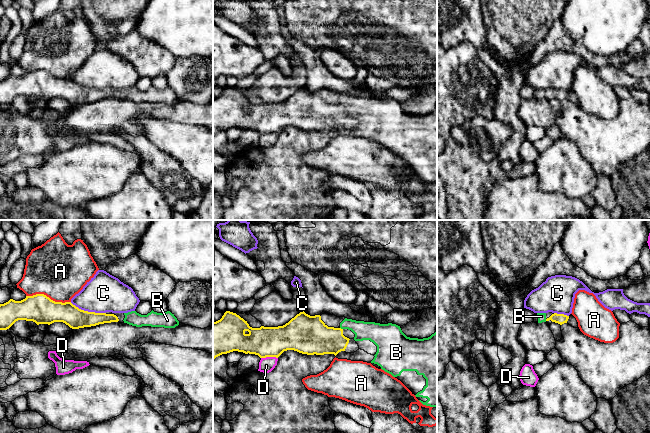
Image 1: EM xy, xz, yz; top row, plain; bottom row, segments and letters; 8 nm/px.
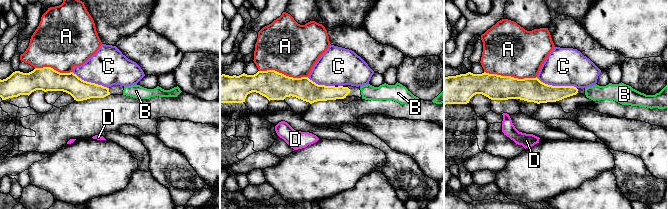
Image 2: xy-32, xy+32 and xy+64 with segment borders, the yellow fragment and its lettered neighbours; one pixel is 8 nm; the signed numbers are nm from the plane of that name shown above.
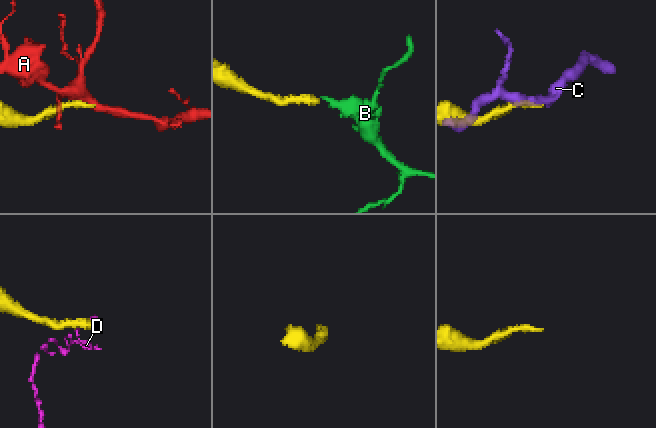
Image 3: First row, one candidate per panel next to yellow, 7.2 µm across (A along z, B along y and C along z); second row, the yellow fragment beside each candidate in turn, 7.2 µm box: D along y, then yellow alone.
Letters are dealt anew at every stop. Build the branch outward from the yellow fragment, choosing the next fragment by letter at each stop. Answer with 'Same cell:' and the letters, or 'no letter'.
Same cell: B

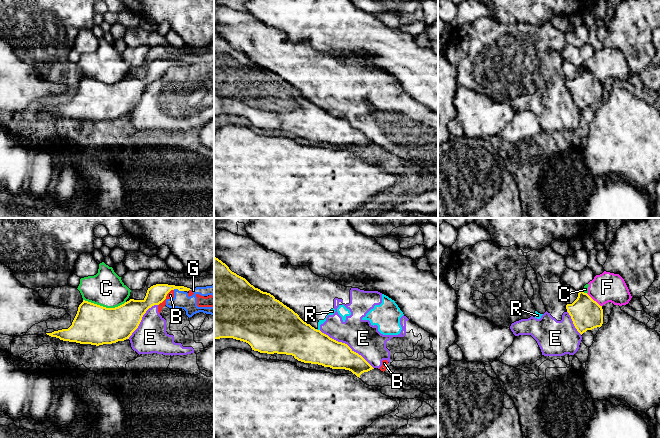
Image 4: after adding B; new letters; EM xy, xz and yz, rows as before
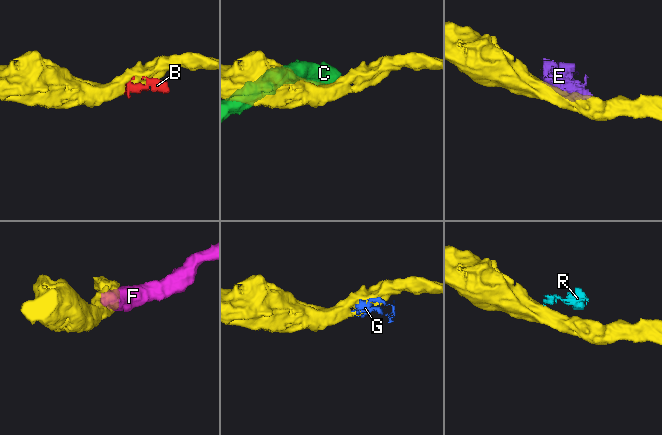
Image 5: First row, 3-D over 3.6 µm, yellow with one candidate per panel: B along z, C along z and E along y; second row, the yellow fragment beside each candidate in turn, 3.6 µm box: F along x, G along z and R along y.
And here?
Same cell: no letter

